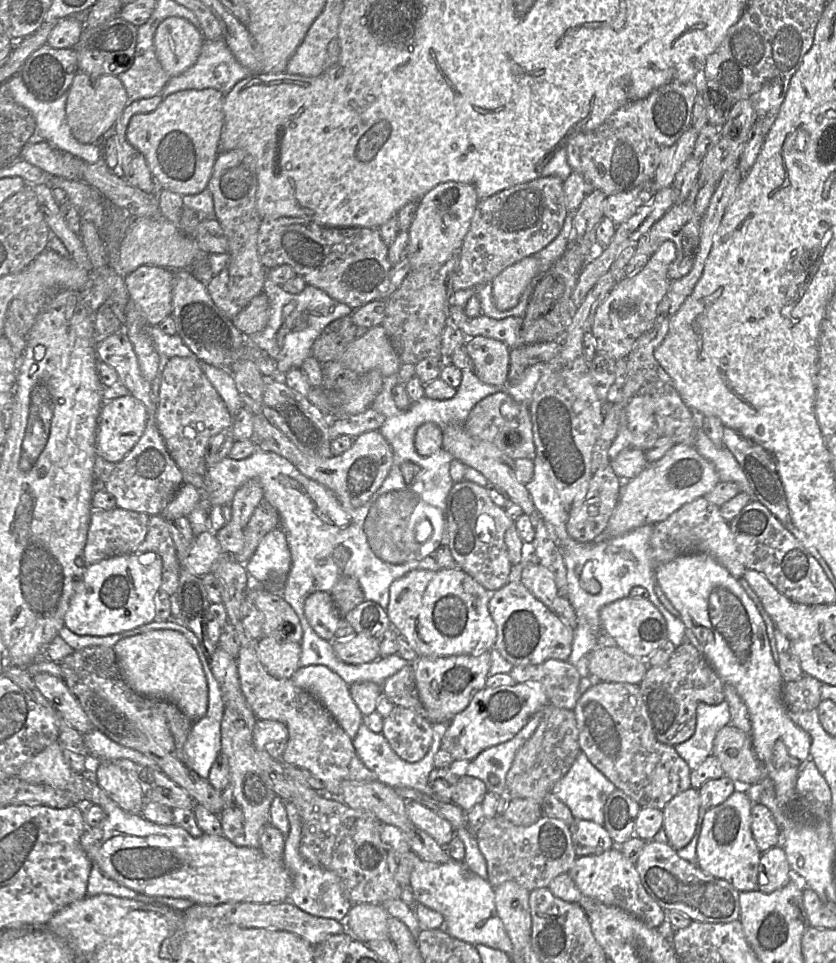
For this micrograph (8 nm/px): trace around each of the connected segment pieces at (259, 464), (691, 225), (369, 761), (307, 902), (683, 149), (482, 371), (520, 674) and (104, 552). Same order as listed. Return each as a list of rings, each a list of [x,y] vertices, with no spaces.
[[[261,448],[248,458],[234,460],[228,456],[219,463],[209,467],[206,472],[205,498],[202,498],[204,505],[228,506],[233,500],[237,490],[248,480],[257,479],[261,483],[264,498],[270,502],[278,511],[281,521],[285,521],[286,507],[284,505],[284,489],[297,486],[292,479],[300,479],[303,474],[285,458],[276,453],[264,451]]]
[[[687,199],[674,203],[664,216],[637,240],[635,253],[625,268],[625,276],[632,275],[644,268],[665,241],[672,241],[676,246],[676,258],[668,270],[669,279],[675,280],[687,275],[691,271],[699,251],[701,219],[702,216],[695,211],[693,204],[688,204]]]
[[[362,720],[359,725],[357,734],[352,739],[352,744],[354,749],[364,763],[364,765],[372,771],[376,775],[376,779],[378,779],[381,783],[391,787],[410,787],[414,788],[428,796],[432,799],[444,803],[453,803],[453,801],[449,798],[440,796],[437,794],[429,785],[428,777],[430,772],[435,768],[434,767],[434,756],[440,750],[441,738],[446,732],[449,723],[432,723],[433,729],[433,741],[428,750],[427,754],[417,762],[407,762],[400,758],[394,750],[391,748],[390,744],[384,737],[382,733],[375,733],[371,731],[364,721]]]
[[[286,804],[286,810],[289,832],[285,837],[284,863],[291,875],[291,892],[288,901],[311,915],[343,921],[352,903],[345,896],[341,878],[335,872],[316,866],[302,857],[300,853],[301,818],[292,804]]]
[[[690,127],[660,154],[660,161],[652,179],[657,192],[672,185],[677,173],[692,155],[698,135],[699,133]]]
[[[476,336],[468,338],[465,350],[474,365],[474,373],[486,384],[504,387],[508,384],[511,349],[503,342]]]
[[[550,659],[536,665],[514,666],[510,676],[516,683],[538,683],[552,706],[575,708],[581,676],[577,668],[567,661]]]
[[[118,508],[110,510],[93,510],[86,543],[83,549],[84,560],[88,565],[114,556],[136,551],[148,531],[149,515]]]

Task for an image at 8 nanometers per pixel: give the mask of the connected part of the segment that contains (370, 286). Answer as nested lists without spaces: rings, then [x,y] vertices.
[[[266,217],[260,222],[257,246],[260,260],[266,270],[282,264],[289,265],[307,285],[323,290],[331,298],[352,309],[371,301],[386,300],[389,295],[392,264],[388,260],[388,246],[382,241],[376,228],[333,228],[301,217]]]

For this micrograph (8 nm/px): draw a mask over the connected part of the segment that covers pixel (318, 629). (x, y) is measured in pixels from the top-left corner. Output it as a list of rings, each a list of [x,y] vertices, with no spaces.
[[[317,591],[310,594],[304,602],[304,614],[319,637],[334,641],[334,633],[343,617],[338,613],[329,592]]]

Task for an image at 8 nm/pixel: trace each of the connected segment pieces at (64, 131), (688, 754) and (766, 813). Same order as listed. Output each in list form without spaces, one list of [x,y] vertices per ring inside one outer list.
[[[18,74],[11,76],[5,83],[6,88],[12,98],[21,106],[29,110],[35,118],[36,129],[34,137],[42,138],[48,143],[56,146],[62,151],[69,152],[72,155],[84,160],[88,163],[96,163],[103,160],[102,158],[102,146],[100,142],[83,144],[80,143],[71,133],[70,127],[67,123],[66,116],[66,101],[67,91],[59,98],[53,101],[41,101],[38,100],[24,85],[23,80]]]
[[[726,701],[718,705],[700,703],[696,709],[694,734],[674,748],[688,764],[690,770],[697,769],[710,755],[717,732],[729,725],[730,712]]]
[[[754,803],[752,806],[751,831],[761,853],[779,843],[780,828],[771,811],[762,804]]]

